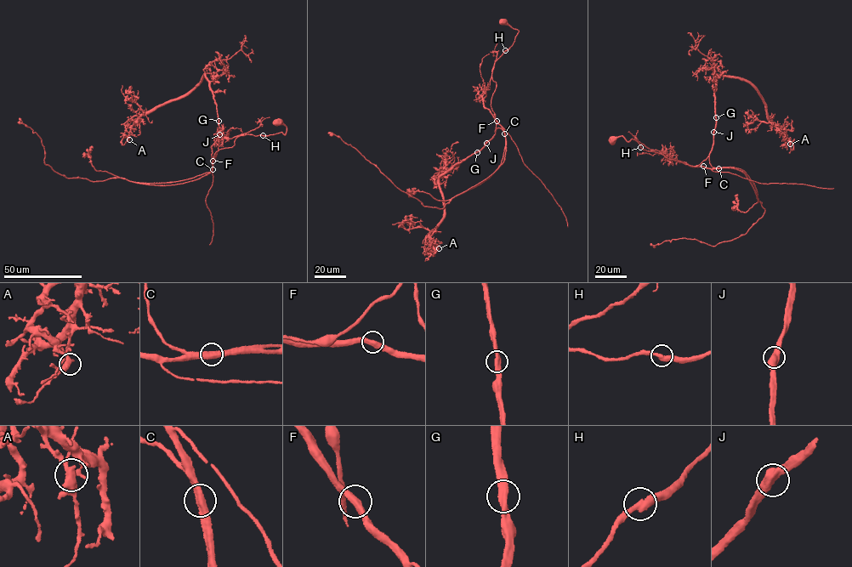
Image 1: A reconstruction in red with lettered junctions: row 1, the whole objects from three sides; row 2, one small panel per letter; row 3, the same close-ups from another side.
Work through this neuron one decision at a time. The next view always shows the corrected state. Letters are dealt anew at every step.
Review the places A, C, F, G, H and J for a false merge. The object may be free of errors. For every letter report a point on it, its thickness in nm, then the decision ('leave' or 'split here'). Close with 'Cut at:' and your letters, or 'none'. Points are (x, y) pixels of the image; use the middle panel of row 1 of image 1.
A: at (439, 248); 440 nm thick; leave
C: at (504, 133); 460 nm thick; split here
F: at (496, 121); 440 nm thick; leave
G: at (477, 152); 440 nm thick; leave
H: at (505, 50); 420 nm thick; leave
J: at (486, 143); 500 nm thick; leave
Cut at: C

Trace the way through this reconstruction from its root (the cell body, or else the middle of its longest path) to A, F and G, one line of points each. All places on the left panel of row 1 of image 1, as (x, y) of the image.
A: (277, 121), (285, 134), (241, 135), (213, 158), (218, 119), (205, 75), (139, 118), (129, 139)
F: (277, 121), (286, 126), (285, 134), (281, 132), (256, 136), (247, 134), (217, 141), (211, 146), (212, 161)
G: (277, 121), (286, 126), (285, 134), (241, 135), (230, 148), (215, 152), (213, 158), (218, 144), (218, 121)

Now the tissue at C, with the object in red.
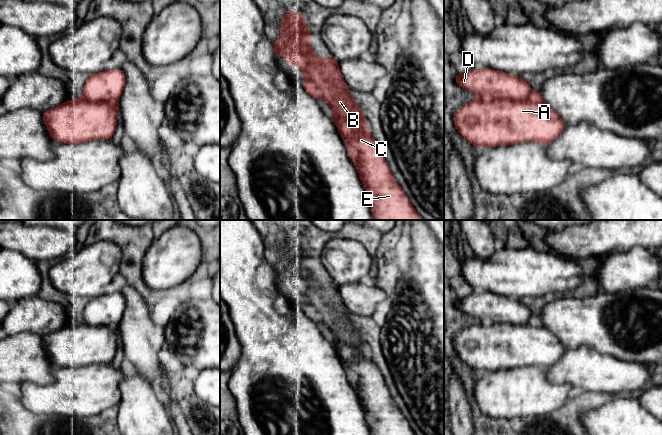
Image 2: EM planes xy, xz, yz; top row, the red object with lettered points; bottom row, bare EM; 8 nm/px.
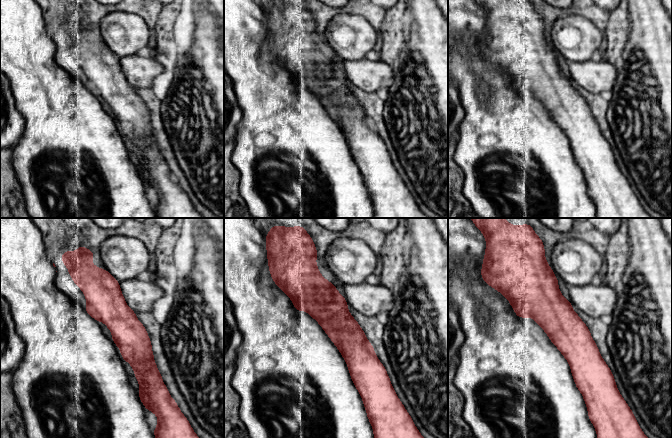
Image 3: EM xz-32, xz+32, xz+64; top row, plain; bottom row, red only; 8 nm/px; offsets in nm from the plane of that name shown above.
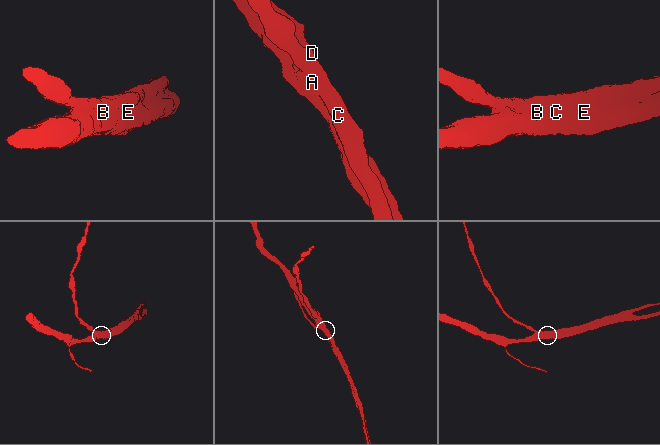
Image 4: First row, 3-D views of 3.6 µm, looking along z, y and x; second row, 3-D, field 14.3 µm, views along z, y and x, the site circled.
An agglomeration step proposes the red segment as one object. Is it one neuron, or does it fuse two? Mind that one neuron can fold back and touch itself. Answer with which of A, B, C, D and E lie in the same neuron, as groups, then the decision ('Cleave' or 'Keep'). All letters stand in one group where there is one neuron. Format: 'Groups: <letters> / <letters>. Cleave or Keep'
Groups: A C E / B D. Cleave

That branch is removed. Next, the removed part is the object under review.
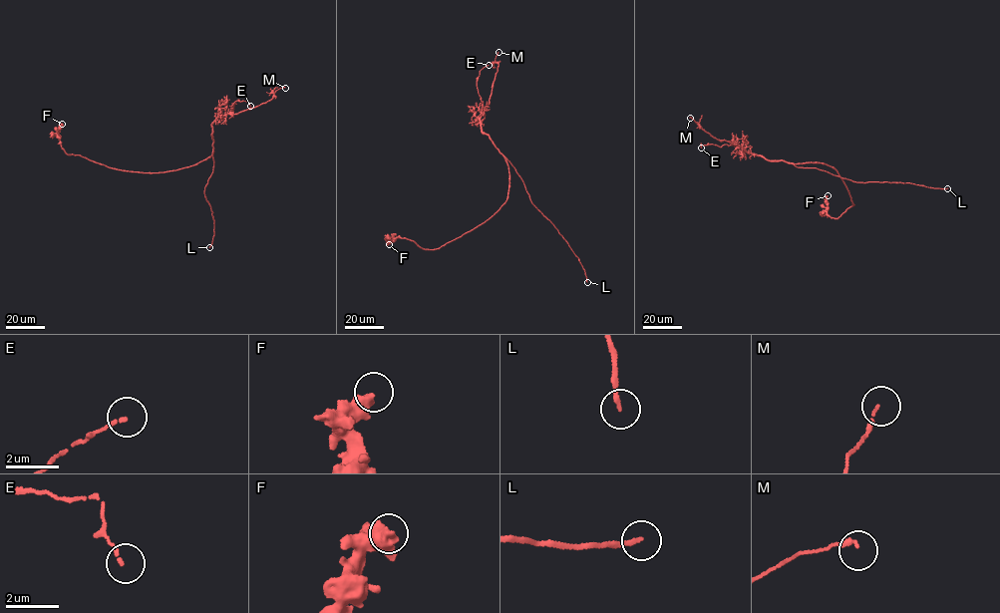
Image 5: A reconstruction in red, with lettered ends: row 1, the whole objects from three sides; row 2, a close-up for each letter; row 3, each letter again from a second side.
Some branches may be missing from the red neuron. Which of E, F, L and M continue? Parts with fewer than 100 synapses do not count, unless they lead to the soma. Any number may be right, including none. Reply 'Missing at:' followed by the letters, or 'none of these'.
Missing at: L

